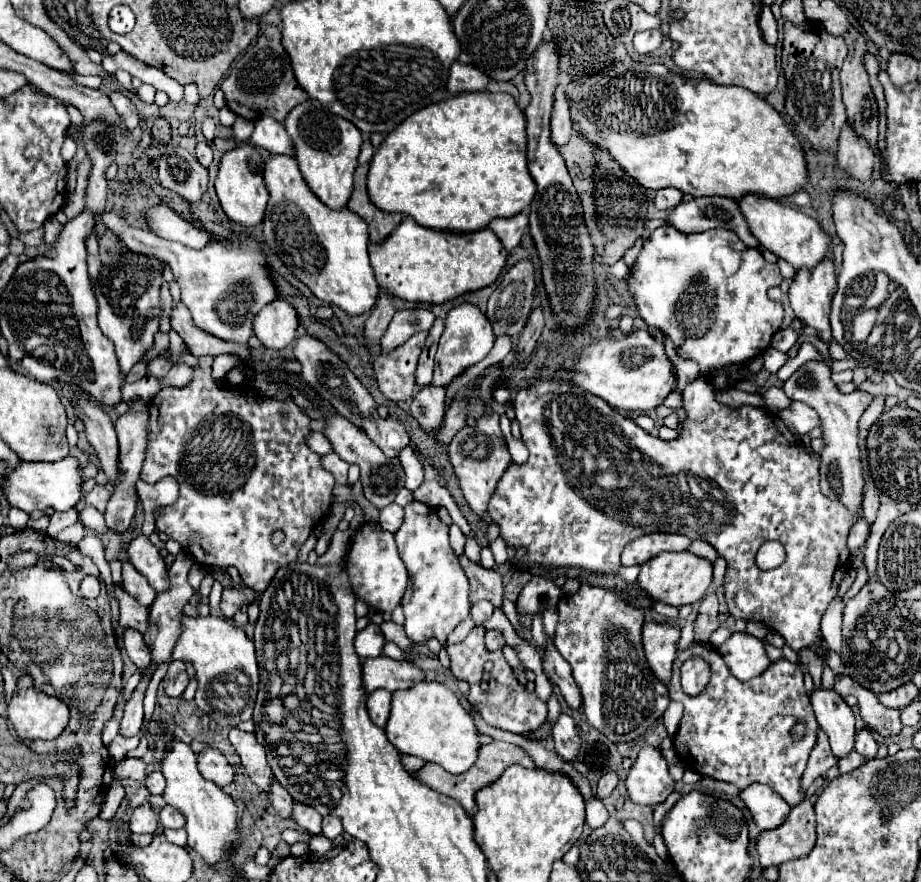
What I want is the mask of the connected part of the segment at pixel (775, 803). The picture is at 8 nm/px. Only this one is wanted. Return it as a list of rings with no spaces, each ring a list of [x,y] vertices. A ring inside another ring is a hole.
[[[751,784],[741,792],[741,800],[751,810],[755,824],[761,830],[773,830],[783,824],[791,812],[791,806],[765,784]]]

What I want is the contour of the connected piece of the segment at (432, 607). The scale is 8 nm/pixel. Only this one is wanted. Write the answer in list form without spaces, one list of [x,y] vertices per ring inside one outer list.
[[[413,500],[405,506],[405,520],[395,534],[399,556],[405,562],[411,578],[411,586],[407,588],[401,606],[405,610],[405,632],[415,644],[429,638],[437,638],[441,644],[445,644],[453,628],[471,610],[469,580],[449,546],[447,532],[449,528],[439,520],[433,508]]]

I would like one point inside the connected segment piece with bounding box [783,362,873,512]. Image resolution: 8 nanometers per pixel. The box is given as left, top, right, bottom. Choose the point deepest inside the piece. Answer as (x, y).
(841, 478)

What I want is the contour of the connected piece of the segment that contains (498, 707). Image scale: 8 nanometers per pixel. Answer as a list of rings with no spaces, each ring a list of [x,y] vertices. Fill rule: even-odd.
[[[475,626],[463,642],[447,646],[453,676],[469,684],[469,702],[473,708],[479,710],[479,714],[487,724],[515,734],[537,730],[547,720],[547,704],[539,700],[535,692],[527,690],[517,682],[511,666],[503,658],[503,652],[489,652],[485,648],[483,636],[485,628]]]

